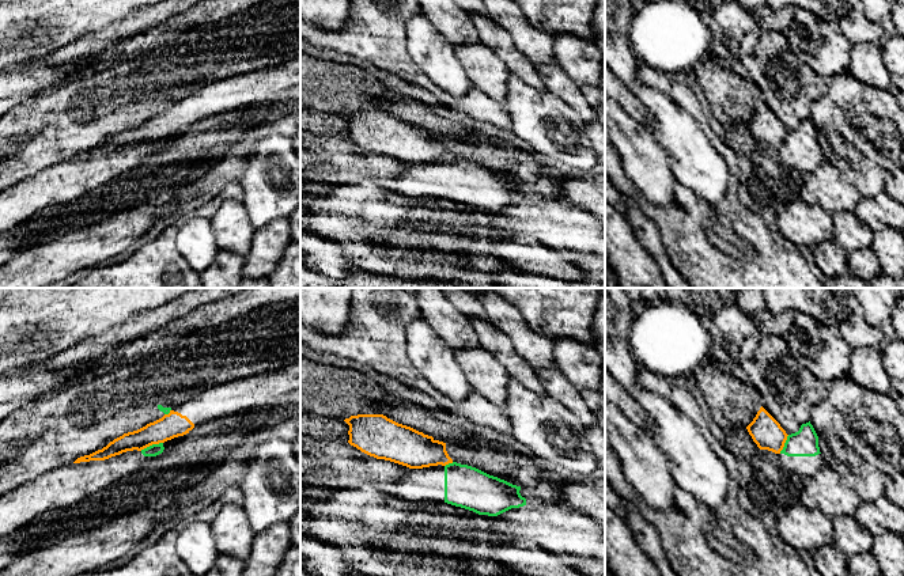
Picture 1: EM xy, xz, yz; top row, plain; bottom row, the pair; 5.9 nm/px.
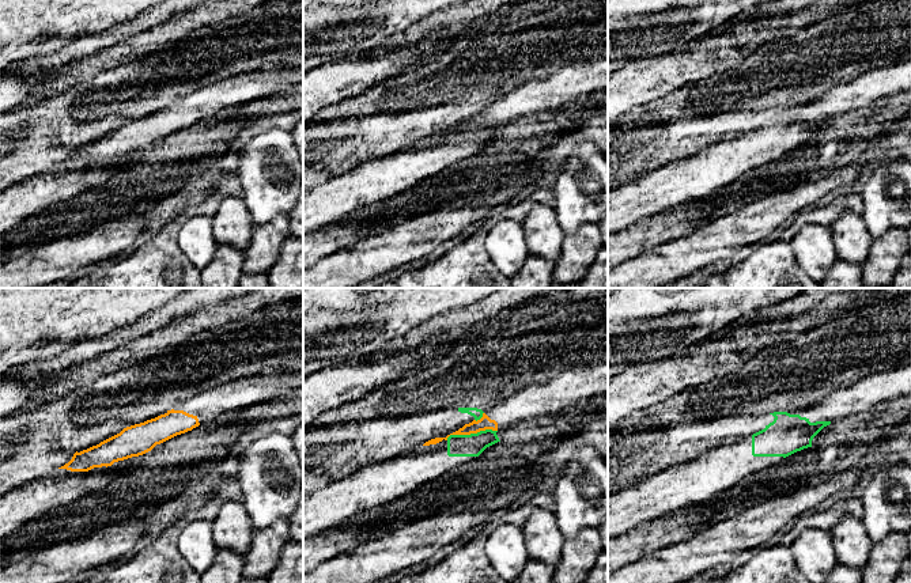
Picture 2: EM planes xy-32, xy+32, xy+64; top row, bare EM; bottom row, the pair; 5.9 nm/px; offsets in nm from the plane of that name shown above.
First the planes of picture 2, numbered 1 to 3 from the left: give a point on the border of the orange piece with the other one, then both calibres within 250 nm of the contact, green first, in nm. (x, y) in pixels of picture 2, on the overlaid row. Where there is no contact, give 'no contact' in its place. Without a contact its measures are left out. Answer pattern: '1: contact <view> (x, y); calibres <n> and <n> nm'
1: no contact
2: contact xy+32 (471, 434); calibres 140 and 80 nm
3: no contact

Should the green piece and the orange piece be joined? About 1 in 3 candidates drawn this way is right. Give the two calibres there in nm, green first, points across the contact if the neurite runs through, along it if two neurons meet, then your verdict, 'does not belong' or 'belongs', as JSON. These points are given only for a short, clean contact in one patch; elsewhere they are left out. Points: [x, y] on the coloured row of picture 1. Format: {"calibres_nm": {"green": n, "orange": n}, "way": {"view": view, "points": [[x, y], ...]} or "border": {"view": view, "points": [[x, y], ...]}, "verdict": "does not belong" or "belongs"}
{"calibres_nm": {"green": 70, "orange": 150}, "border": {"view": "xy", "points": [[162, 442], [152, 443], [140, 450]]}, "verdict": "does not belong"}

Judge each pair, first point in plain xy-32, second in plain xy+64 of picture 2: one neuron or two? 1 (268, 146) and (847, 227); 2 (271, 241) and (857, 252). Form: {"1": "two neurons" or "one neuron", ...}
{"1": "two neurons", "2": "two neurons"}

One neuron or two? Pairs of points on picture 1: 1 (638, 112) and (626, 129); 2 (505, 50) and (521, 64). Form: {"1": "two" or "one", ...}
{"1": "two", "2": "one"}

